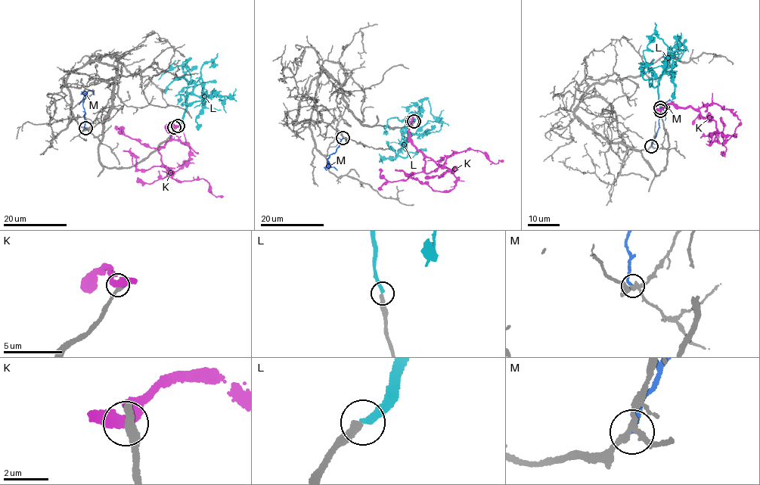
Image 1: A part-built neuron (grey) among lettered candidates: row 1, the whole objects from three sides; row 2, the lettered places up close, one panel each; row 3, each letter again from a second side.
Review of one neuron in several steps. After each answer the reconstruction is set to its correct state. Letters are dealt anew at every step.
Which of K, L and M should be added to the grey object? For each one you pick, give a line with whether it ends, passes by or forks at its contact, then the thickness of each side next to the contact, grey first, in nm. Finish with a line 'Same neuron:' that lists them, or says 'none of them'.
Same neuron: none of them

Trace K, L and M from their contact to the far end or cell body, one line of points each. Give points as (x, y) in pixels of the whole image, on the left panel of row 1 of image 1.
K: (175, 128), (167, 125), (171, 138), (189, 145), (190, 152), (177, 167), (137, 169), (136, 157), (122, 151)
L: (178, 125), (194, 81), (185, 79), (185, 71), (176, 66), (158, 79)
M: (85, 128), (83, 102), (90, 90), (94, 95)

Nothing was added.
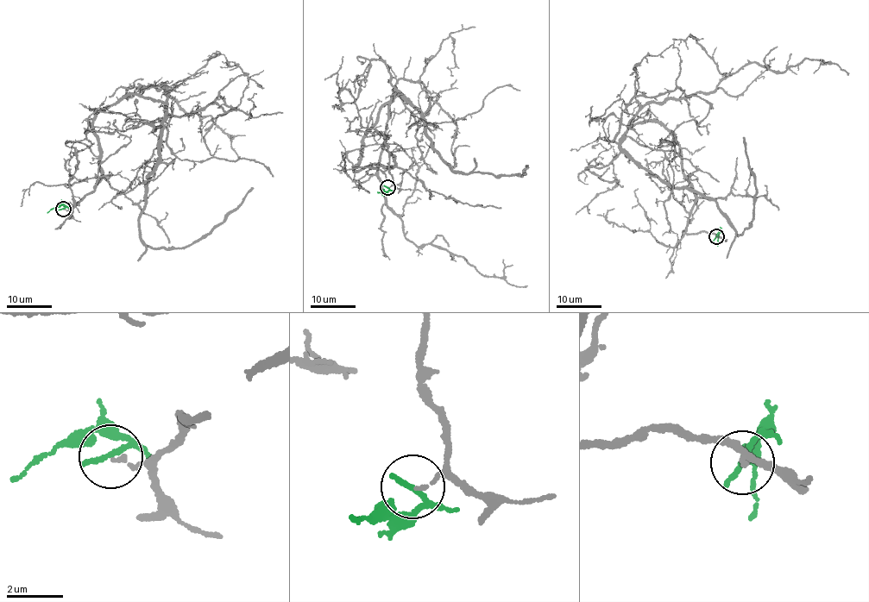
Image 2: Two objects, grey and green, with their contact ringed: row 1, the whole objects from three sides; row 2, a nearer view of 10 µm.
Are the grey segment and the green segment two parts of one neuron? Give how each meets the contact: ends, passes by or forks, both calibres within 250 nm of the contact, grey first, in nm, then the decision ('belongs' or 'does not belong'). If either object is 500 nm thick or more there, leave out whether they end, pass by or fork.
grey ends; green passes by; calibres 110 and 150 nm; does not belong

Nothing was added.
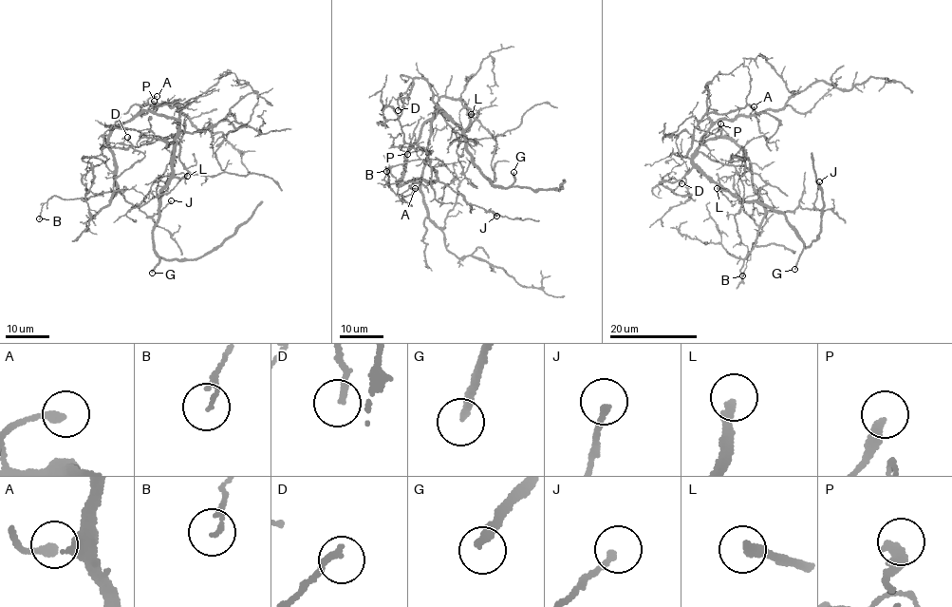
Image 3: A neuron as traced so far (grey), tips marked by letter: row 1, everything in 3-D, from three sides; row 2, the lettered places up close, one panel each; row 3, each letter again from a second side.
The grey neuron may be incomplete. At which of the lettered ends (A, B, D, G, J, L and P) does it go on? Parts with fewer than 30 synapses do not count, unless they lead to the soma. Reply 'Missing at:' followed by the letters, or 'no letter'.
Missing at: G, L

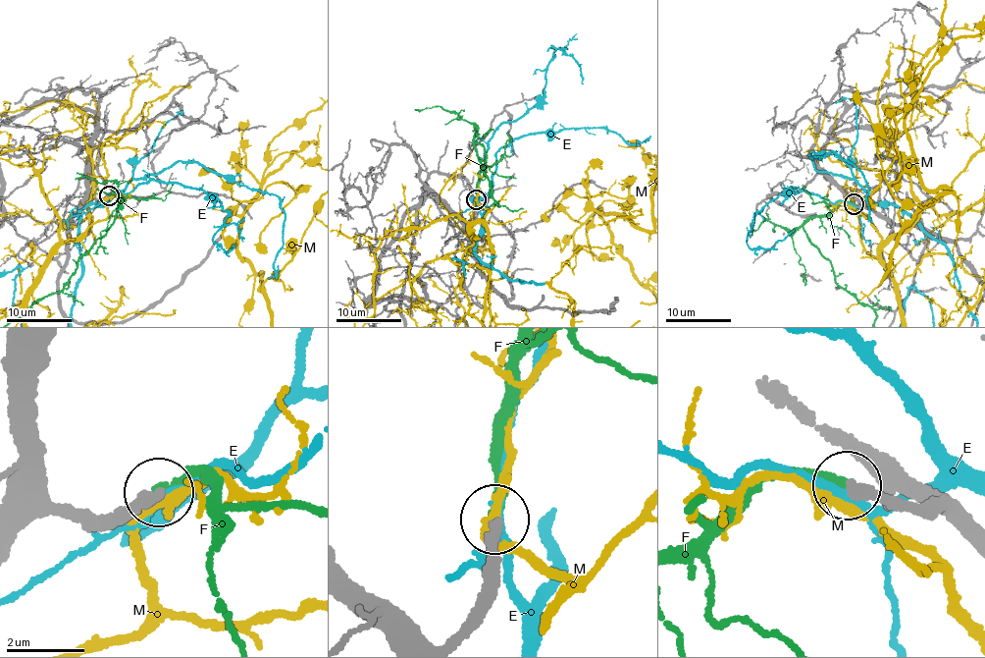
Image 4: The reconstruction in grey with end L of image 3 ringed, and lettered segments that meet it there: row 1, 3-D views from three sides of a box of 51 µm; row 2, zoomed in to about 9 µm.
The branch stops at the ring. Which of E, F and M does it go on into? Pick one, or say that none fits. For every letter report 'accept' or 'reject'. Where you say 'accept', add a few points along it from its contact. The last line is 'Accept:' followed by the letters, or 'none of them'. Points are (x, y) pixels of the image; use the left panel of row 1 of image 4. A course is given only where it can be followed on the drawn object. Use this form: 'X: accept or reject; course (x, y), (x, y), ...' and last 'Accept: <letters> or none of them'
E: reject
F: accept
M: reject
Accept: F

